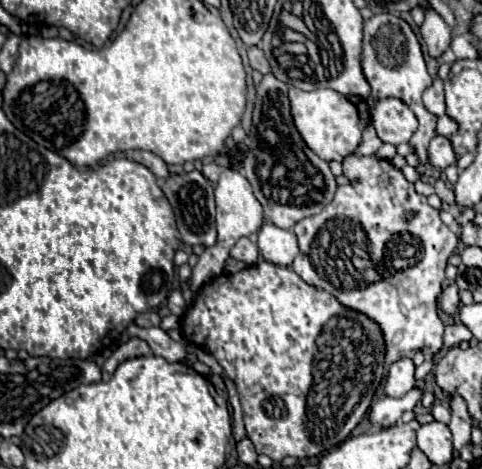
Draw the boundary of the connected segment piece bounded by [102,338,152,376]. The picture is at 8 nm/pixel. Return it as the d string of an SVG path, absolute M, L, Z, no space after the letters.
M132 338L132 340L124 342L122 346L118 346L118 348L112 352L112 356L110 356L110 358L104 362L104 366L102 366L102 374L108 374L108 376L110 376L110 374L118 368L120 362L130 360L130 358L136 358L136 356L148 356L148 354L152 354L150 346L148 346L144 340L140 340L140 338Z

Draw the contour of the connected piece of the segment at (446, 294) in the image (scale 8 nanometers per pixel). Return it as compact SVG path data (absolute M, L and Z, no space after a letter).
M452 282L450 286L444 288L444 292L440 294L440 306L446 314L454 314L458 310L458 304L460 304L460 296L458 296L458 286L456 282Z

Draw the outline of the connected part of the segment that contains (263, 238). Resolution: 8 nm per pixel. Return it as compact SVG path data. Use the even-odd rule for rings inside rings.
M270 222L258 230L258 248L268 262L280 266L290 266L298 256L298 242L294 232L282 230Z

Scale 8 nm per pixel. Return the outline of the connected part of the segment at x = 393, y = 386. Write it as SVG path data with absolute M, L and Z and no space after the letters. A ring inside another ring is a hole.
M402 358L402 360L394 362L388 370L384 392L388 396L404 396L410 388L416 386L414 370L416 370L416 366L410 358Z

